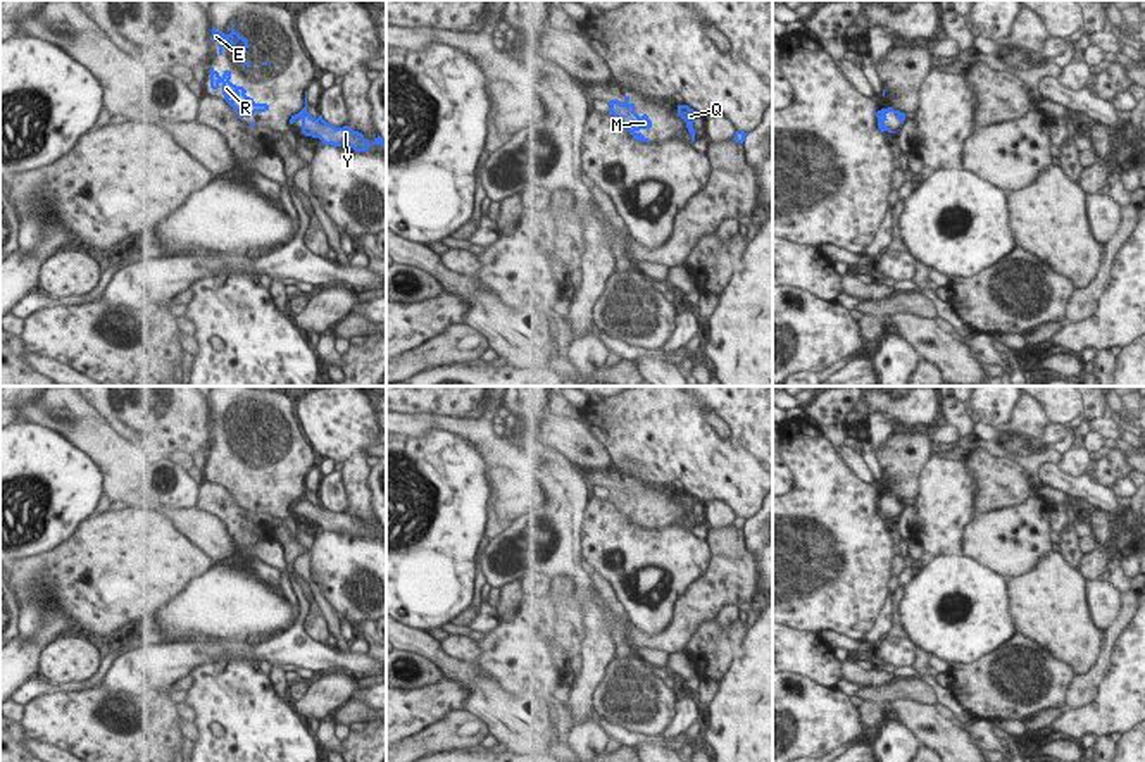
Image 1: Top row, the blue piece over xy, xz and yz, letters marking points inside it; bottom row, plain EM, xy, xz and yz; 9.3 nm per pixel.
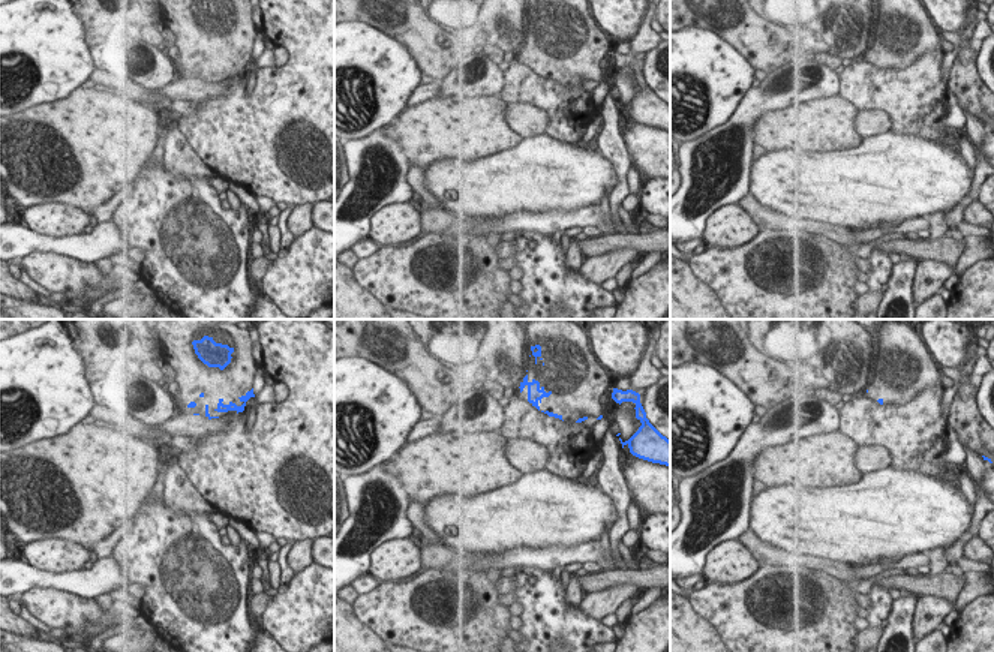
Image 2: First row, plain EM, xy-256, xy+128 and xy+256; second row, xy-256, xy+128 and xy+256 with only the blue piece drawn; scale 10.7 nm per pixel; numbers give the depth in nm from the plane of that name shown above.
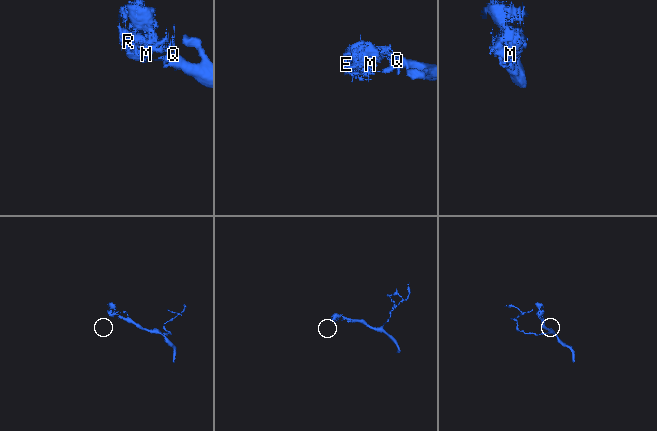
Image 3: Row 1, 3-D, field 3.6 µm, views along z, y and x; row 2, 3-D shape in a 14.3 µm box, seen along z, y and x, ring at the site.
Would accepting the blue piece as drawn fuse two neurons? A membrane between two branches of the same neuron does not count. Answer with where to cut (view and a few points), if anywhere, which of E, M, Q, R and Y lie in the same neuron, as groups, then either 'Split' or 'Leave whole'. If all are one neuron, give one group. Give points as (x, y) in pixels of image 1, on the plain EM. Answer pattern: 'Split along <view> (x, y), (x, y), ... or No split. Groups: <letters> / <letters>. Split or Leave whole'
Split along xy (306, 495), (292, 507). Groups: E M R / Q Y. Split

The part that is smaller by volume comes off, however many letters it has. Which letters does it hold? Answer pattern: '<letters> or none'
E, M, R

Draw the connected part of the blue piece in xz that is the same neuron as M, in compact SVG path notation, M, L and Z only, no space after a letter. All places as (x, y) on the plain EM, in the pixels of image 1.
M624 483L624 490L619 486L610 486L610 497L609 500L614 502L631 521L633 526L647 528L650 529L648 524L645 524L640 517L641 515L650 515L652 507L648 505L647 500L641 503L635 498L635 490L629 488L629 483Z

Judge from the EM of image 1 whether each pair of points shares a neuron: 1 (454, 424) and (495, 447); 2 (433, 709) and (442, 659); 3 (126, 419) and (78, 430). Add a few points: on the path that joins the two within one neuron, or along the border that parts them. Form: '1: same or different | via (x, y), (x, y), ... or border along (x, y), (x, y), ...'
1: same | via (464, 428), (469, 428), (485, 440)
2: different | border along (444, 673), (469, 690), (464, 709)
3: different | border along (95, 411), (116, 437)

